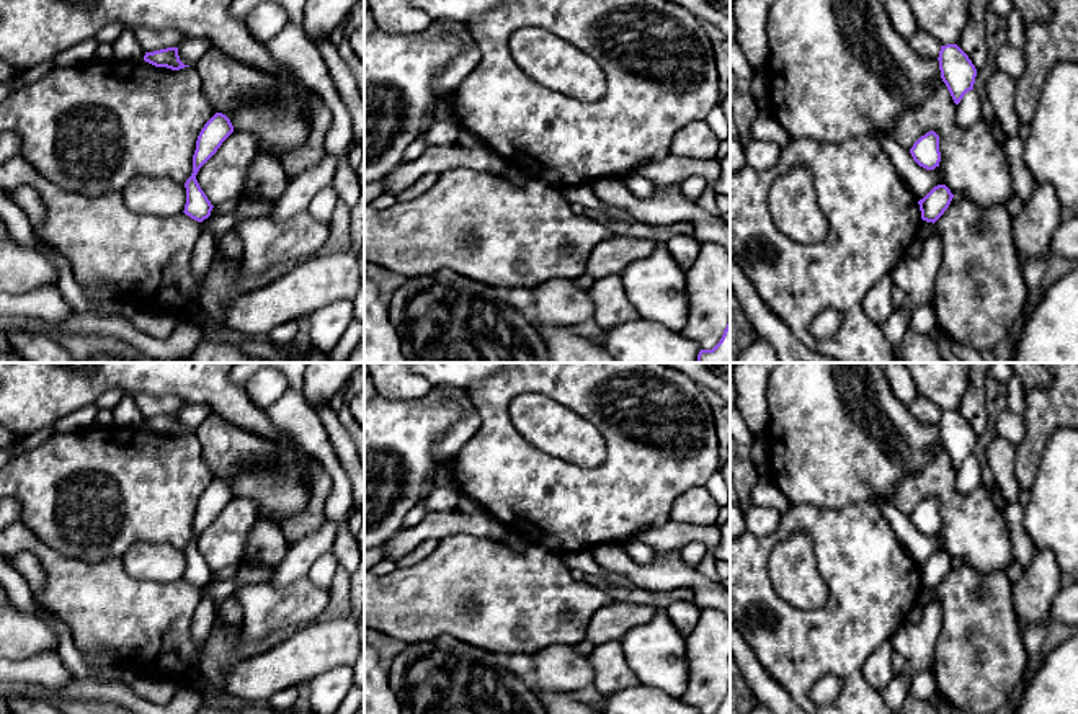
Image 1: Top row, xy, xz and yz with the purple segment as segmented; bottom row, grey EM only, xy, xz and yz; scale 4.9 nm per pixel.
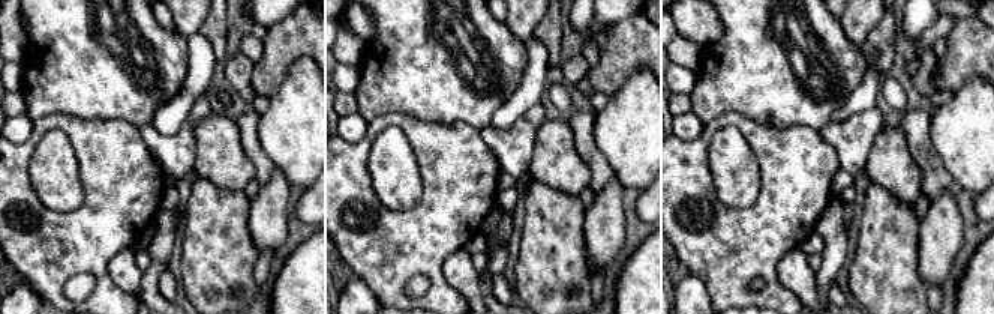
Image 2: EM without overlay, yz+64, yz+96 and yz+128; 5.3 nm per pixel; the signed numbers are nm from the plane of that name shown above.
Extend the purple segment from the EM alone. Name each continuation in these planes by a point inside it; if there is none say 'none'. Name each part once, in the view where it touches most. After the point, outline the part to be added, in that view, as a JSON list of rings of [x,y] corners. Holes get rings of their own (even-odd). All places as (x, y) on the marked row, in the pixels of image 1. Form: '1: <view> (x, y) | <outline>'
none

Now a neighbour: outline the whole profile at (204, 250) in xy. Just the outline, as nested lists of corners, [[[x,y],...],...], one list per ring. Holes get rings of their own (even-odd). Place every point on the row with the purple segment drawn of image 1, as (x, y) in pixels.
[[[207,230],[201,232],[191,255],[191,270],[198,281],[204,281],[216,257],[217,240]]]

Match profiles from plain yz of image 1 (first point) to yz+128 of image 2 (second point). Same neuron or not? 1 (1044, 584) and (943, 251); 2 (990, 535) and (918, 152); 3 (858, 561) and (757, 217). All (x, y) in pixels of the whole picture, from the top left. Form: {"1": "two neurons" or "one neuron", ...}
{"1": "one neuron", "2": "two neurons", "3": "one neuron"}

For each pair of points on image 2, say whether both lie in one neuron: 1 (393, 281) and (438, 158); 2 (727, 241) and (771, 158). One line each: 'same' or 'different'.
1: same
2: same

